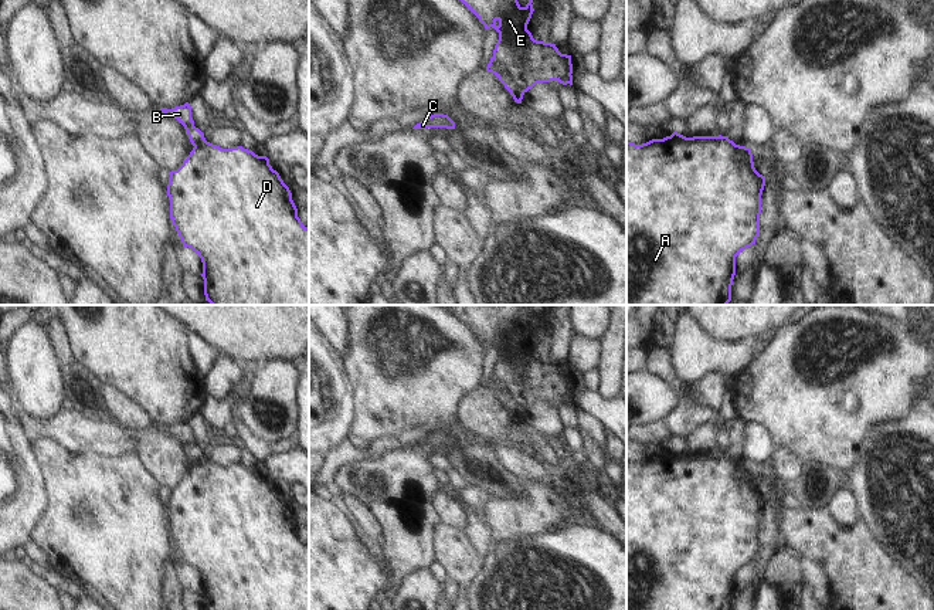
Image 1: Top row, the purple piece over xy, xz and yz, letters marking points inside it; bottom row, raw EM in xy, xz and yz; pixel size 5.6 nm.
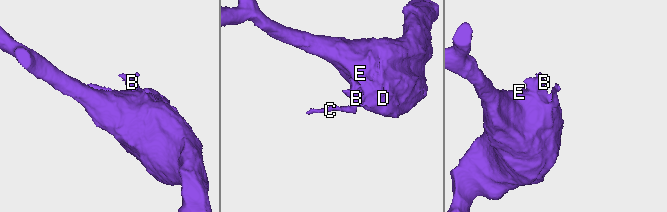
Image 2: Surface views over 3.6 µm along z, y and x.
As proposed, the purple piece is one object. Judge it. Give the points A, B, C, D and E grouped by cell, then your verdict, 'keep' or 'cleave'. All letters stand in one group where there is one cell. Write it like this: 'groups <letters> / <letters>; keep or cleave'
groups A C D E / B; cleave

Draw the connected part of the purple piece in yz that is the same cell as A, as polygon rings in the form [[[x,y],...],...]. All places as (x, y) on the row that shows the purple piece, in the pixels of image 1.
[[[673,132],[670,136],[642,145],[626,142],[626,305],[727,305],[731,301],[736,257],[760,237],[764,186],[765,176],[755,170],[750,150],[721,135],[686,138]]]

